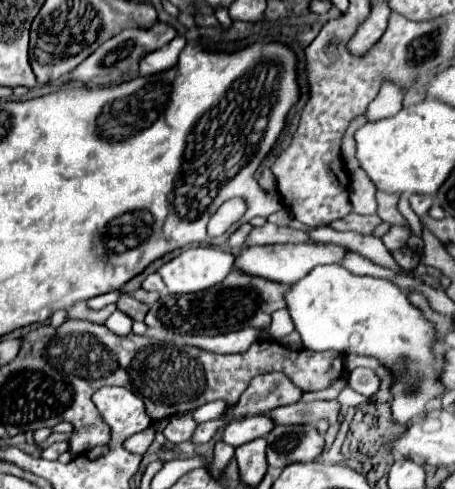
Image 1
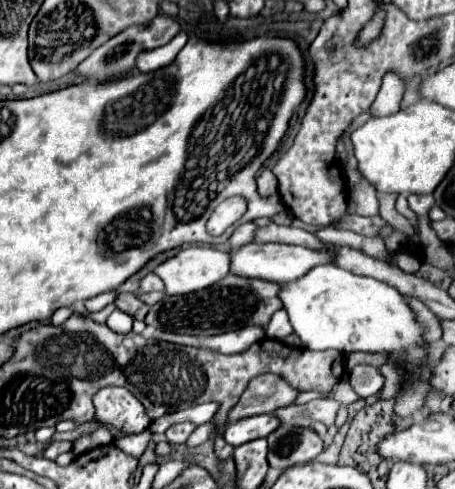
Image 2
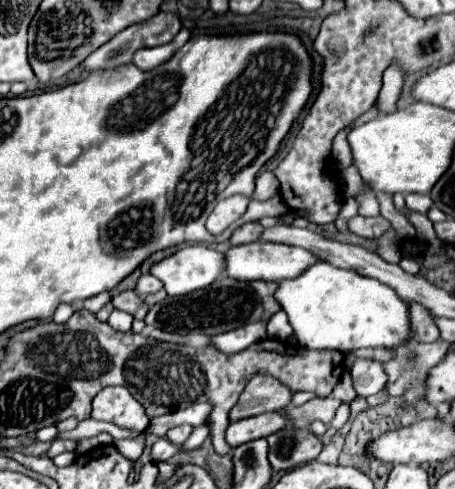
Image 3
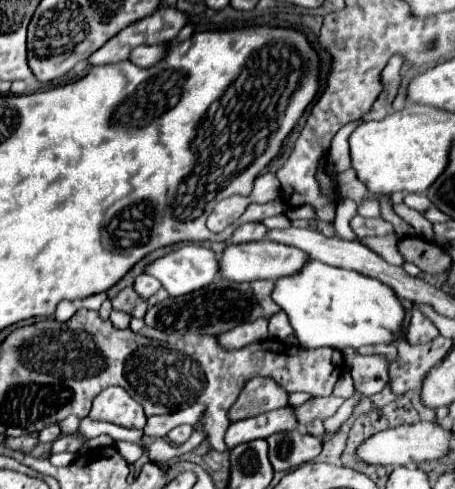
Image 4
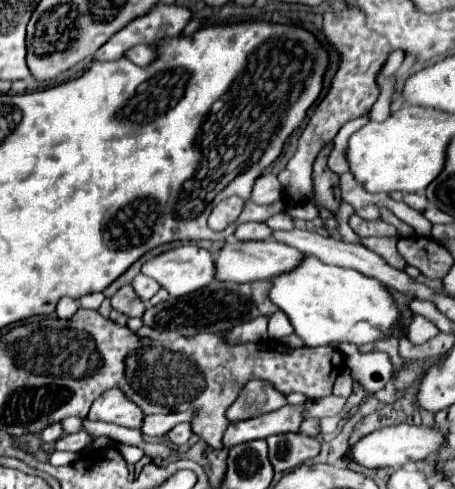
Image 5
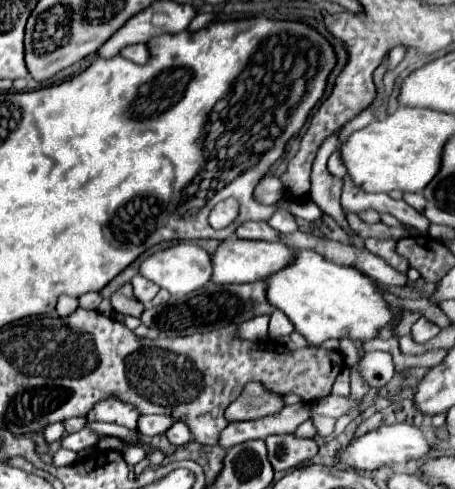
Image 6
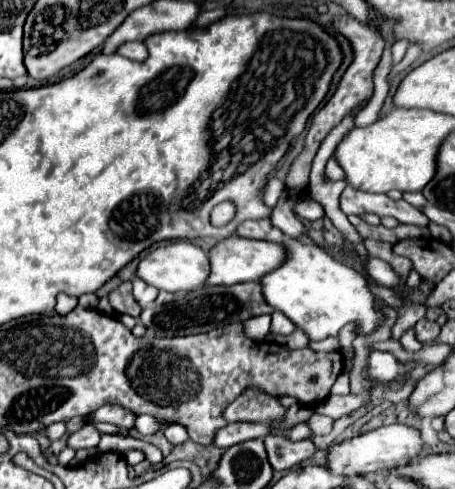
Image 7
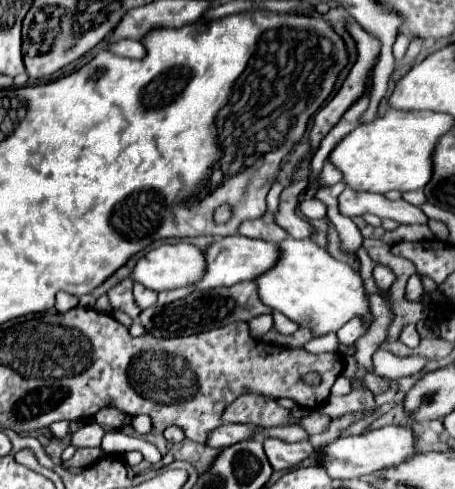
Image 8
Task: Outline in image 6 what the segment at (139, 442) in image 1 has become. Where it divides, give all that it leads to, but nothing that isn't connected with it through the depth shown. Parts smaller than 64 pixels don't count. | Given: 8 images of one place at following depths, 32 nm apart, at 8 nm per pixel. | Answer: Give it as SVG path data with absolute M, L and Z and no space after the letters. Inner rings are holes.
M126 446L126 448L122 450L122 456L124 456L124 460L128 462L128 466L134 466L134 464L138 464L138 462L146 456L146 452L140 450L138 446Z

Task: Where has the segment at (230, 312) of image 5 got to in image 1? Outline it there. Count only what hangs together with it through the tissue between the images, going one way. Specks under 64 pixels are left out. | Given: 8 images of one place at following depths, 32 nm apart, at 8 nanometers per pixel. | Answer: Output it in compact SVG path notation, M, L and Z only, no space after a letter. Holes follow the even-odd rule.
M232 270L228 278L222 282L222 288L226 288L228 292L204 290L196 294L162 294L160 300L146 314L148 328L158 328L158 322L160 322L168 330L182 332L182 334L194 334L194 336L198 334L216 336L216 334L242 330L248 326L264 330L270 324L272 312L286 308L284 294L288 292L290 286Z

